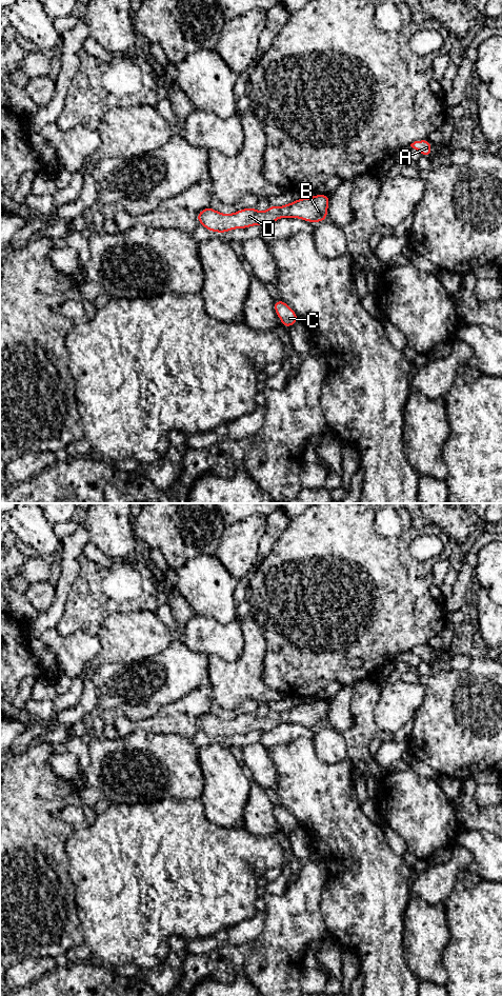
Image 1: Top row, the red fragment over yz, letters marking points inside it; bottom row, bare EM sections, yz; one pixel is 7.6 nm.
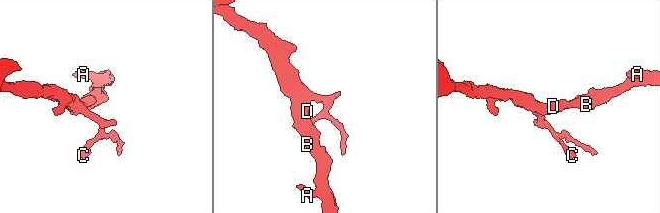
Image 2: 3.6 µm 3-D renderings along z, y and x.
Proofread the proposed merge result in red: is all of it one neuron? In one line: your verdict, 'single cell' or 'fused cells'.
single cell

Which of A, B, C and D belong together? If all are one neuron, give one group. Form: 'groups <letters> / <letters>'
groups A B C D

